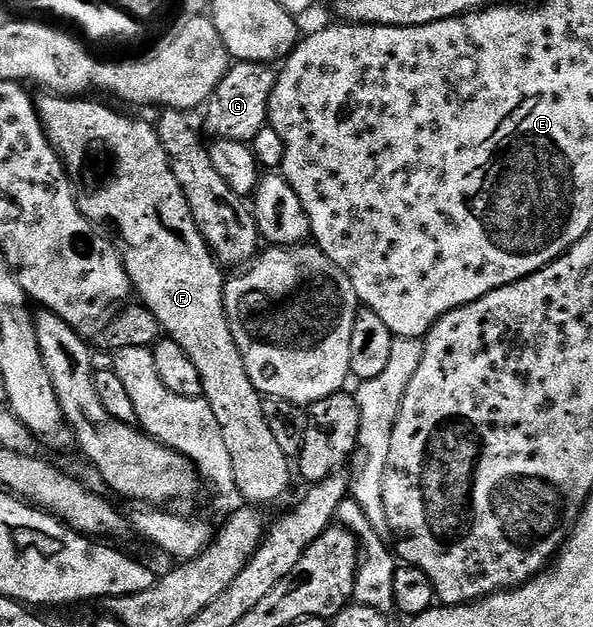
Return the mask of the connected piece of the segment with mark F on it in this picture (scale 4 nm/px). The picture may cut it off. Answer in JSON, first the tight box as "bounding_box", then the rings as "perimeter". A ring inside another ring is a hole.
{"bounding_box":[35,97,290,509],"perimeter":[[[88,97],[47,98],[48,99],[37,98],[35,100],[36,111],[40,114],[40,124],[44,127],[44,132],[50,141],[50,145],[56,148],[56,151],[60,155],[60,159],[64,163],[65,171],[68,172],[69,176],[71,176],[79,186],[81,183],[81,185],[85,187],[85,191],[83,192],[81,190],[78,195],[80,212],[83,213],[88,220],[96,224],[97,228],[103,229],[105,232],[111,233],[114,236],[115,242],[120,248],[120,256],[124,259],[124,268],[132,282],[133,292],[135,292],[137,296],[140,294],[141,297],[144,298],[141,299],[143,306],[148,307],[150,313],[154,313],[154,317],[160,322],[161,328],[163,328],[171,338],[175,339],[178,345],[184,347],[186,357],[190,357],[190,361],[194,361],[194,369],[200,371],[204,395],[208,400],[210,409],[216,411],[218,425],[222,425],[222,433],[226,437],[226,450],[230,453],[230,462],[234,464],[234,485],[236,486],[238,495],[241,495],[241,497],[244,498],[241,500],[247,501],[251,506],[268,509],[268,506],[270,506],[271,503],[278,502],[288,491],[288,463],[290,463],[290,456],[286,453],[282,453],[278,449],[278,440],[270,433],[270,425],[266,425],[264,414],[262,413],[264,399],[258,394],[254,381],[248,379],[246,361],[242,361],[238,345],[232,339],[230,325],[224,318],[225,276],[216,275],[218,264],[215,258],[210,257],[207,245],[204,244],[200,238],[200,230],[193,224],[190,205],[184,201],[182,189],[176,186],[174,173],[168,169],[166,149],[160,147],[158,133],[154,130],[151,122],[136,123],[136,119],[132,115],[112,115],[110,108],[95,107],[90,101],[91,98]]]}

